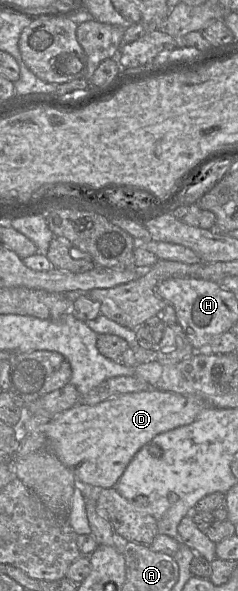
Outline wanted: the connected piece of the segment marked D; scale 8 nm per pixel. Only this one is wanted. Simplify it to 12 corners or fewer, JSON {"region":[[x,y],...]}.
{"region":[[150,388],[83,402],[45,426],[77,481],[114,488],[199,397]]}

